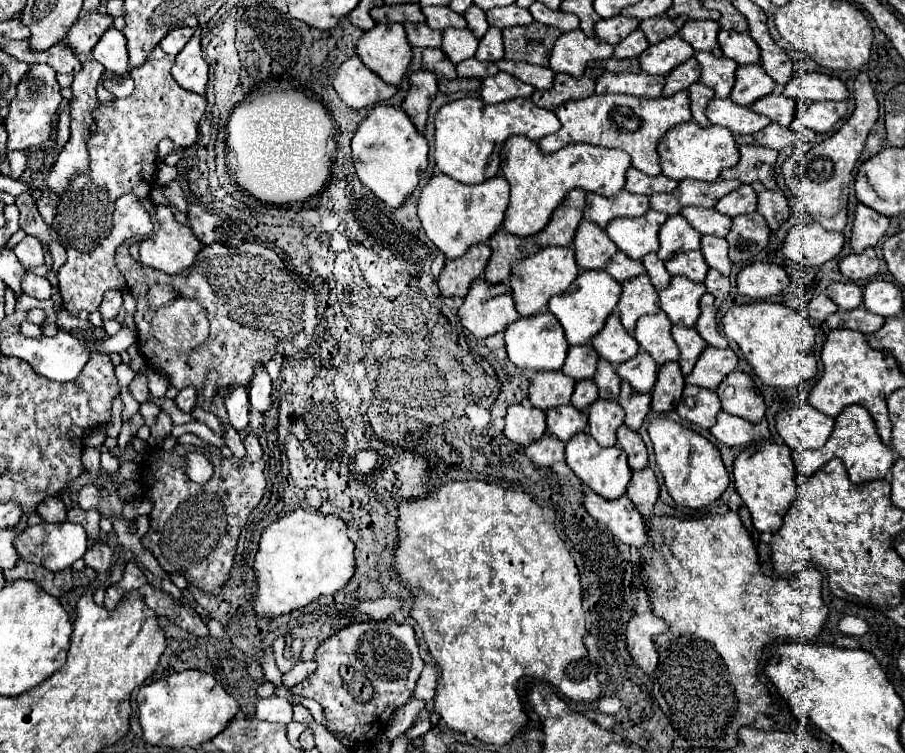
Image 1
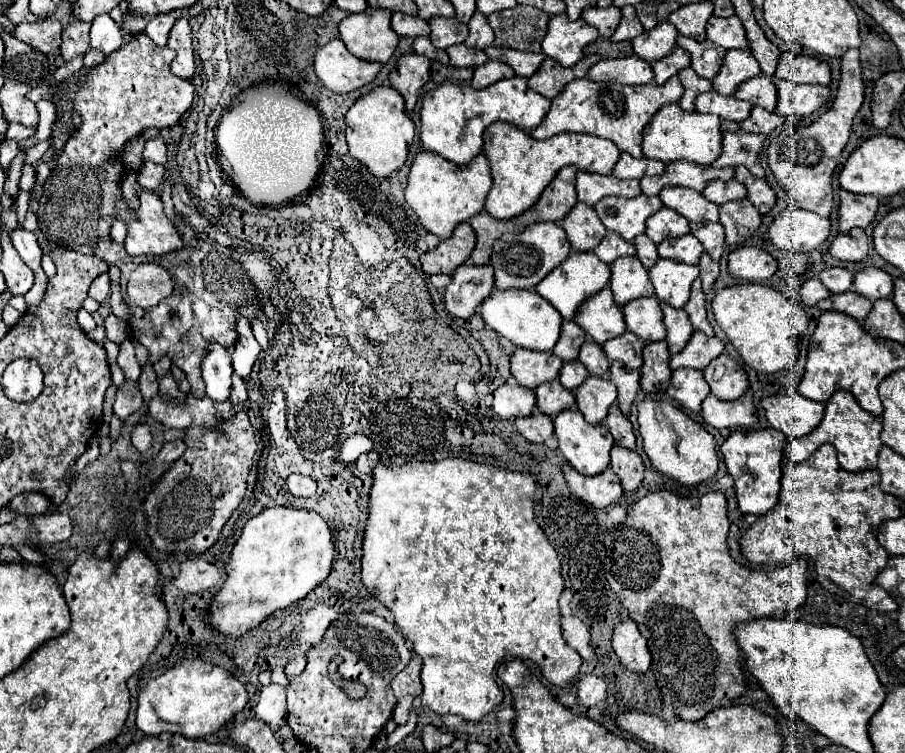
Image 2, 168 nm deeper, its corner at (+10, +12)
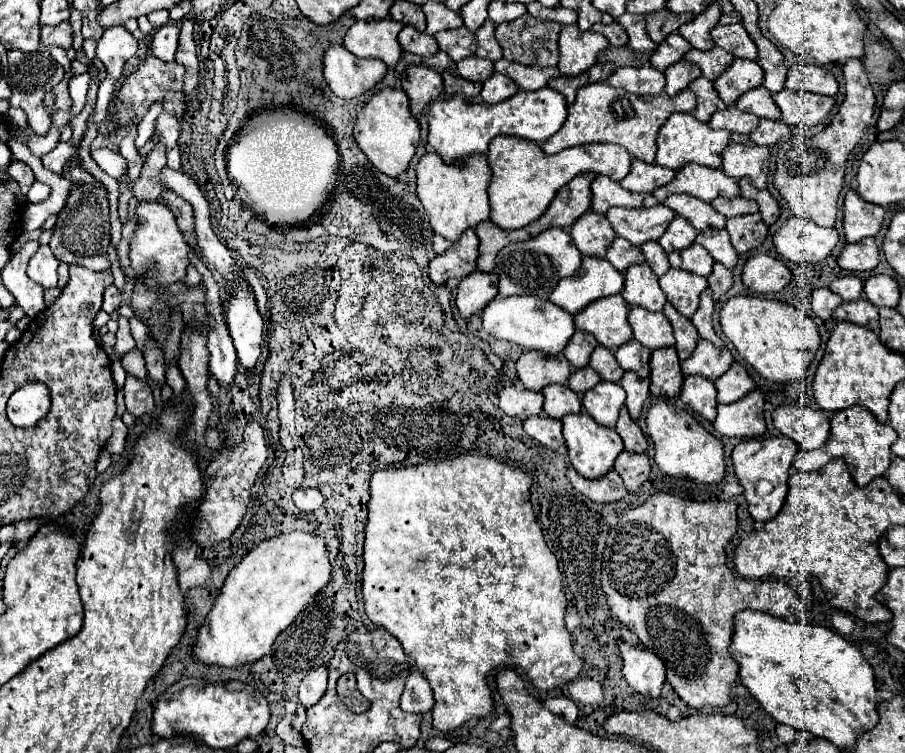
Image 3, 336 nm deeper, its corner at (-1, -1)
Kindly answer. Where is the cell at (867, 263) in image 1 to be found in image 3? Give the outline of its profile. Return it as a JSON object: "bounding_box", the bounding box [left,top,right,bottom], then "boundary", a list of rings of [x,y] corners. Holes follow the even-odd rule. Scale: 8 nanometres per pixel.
{"bounding_box":[838,238,878,270],"boundary":[[[864,238],[856,244],[848,244],[838,256],[838,266],[844,270],[872,270],[878,266],[878,246],[874,238]]]}

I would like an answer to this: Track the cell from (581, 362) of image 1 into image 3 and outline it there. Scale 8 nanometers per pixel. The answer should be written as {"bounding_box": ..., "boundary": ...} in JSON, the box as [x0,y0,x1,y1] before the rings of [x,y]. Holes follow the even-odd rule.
{"bounding_box":[564,332,598,368],"boundary":[[[574,332],[574,336],[570,338],[568,346],[564,348],[564,356],[568,358],[568,362],[572,364],[572,368],[584,368],[590,362],[590,356],[594,352],[594,348],[598,346],[598,342],[594,340],[592,334],[586,332]]]}

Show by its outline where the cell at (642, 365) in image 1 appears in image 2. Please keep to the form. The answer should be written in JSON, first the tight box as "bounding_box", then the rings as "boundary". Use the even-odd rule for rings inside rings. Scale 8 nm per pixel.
{"bounding_box":[603,331,643,369],"boundary":[[[625,331],[623,335],[607,341],[603,345],[605,355],[609,361],[621,361],[631,369],[639,369],[643,359],[641,359],[641,351],[643,351],[643,341],[639,341],[639,337],[631,331]]]}

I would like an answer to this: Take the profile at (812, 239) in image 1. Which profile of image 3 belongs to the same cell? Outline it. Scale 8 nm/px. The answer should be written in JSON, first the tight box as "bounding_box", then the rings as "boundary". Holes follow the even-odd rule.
{"bounding_box":[774,216,838,262],"boundary":[[[790,216],[774,234],[774,246],[788,262],[822,262],[832,254],[836,244],[838,232],[834,228],[822,228],[814,220],[796,216]]]}

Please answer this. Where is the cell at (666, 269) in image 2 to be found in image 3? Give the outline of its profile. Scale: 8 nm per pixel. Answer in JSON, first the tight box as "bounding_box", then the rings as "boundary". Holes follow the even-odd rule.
{"bounding_box":[660,268,708,318],"boundary":[[[670,268],[664,276],[660,276],[660,286],[668,298],[668,302],[686,318],[692,318],[700,304],[700,294],[708,288],[706,278],[690,274],[686,270]]]}

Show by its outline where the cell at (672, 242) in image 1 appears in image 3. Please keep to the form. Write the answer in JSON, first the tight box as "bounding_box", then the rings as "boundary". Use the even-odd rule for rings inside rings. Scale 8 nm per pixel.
{"bounding_box":[658,216,698,254],"boundary":[[[676,216],[676,218],[670,222],[670,226],[668,226],[668,230],[664,232],[664,236],[662,236],[658,242],[660,242],[660,246],[670,254],[670,252],[674,252],[674,250],[684,250],[684,248],[688,248],[690,244],[694,244],[696,234],[698,234],[698,230],[696,230],[686,218]]]}

